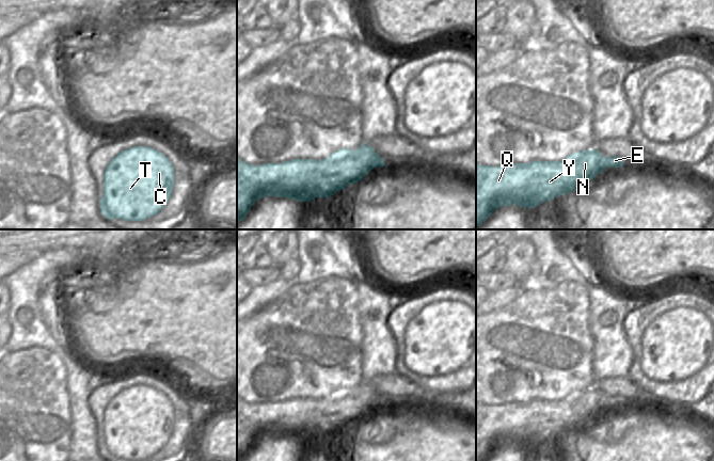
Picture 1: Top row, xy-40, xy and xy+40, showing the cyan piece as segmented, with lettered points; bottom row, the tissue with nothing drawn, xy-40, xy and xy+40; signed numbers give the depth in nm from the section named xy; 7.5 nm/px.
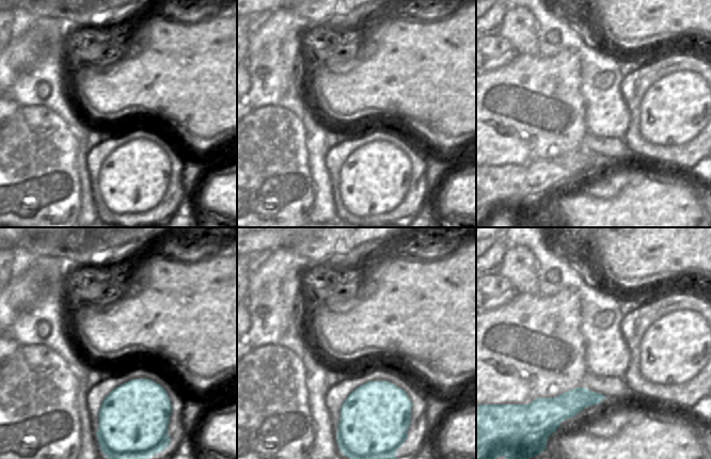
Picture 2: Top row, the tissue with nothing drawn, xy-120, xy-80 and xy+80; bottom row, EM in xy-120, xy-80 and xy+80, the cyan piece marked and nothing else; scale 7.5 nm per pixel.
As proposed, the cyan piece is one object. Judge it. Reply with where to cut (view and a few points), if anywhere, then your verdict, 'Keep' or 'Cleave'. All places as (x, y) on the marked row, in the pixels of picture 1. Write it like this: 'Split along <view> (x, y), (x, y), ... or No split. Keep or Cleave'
Split along xy (318, 161), (319, 174), (331, 181), (336, 181), (343, 188). Cleave.

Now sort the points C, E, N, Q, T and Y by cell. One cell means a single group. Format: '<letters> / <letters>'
C E N T / Q Y

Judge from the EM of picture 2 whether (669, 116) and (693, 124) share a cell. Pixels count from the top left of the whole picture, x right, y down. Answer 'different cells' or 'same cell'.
same cell

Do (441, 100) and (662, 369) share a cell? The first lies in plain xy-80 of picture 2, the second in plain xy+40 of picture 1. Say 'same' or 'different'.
same

